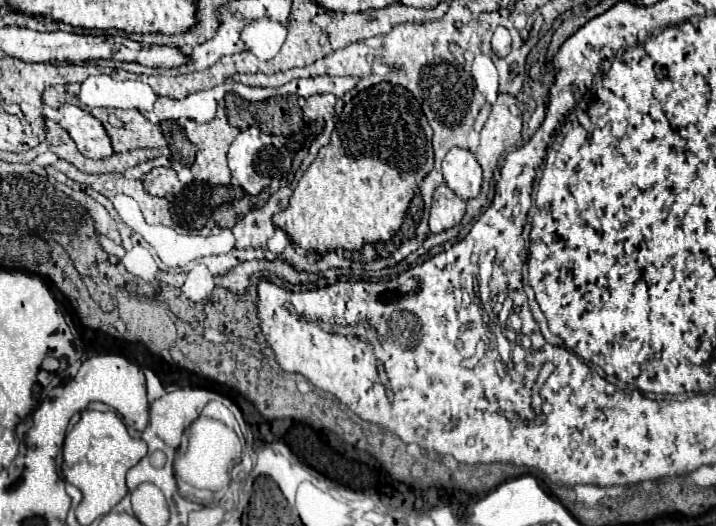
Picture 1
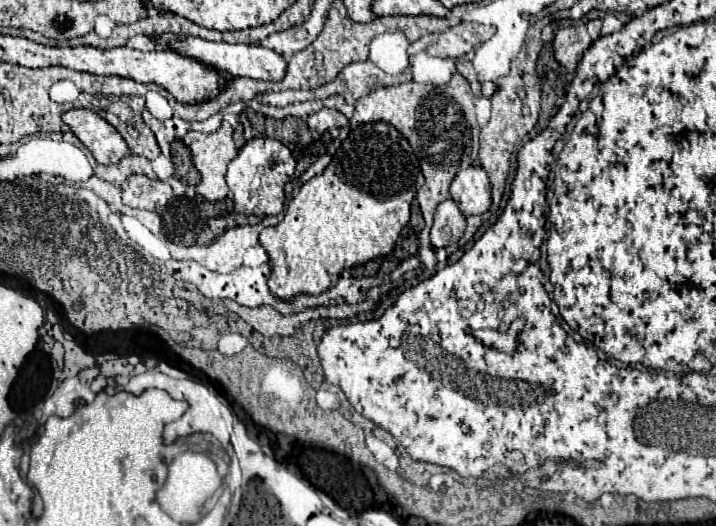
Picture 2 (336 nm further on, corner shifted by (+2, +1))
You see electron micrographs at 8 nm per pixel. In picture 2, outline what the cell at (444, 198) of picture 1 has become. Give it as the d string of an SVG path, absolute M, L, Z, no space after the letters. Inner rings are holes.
M446 199L436 209L434 225L430 231L432 245L440 249L458 243L458 239L464 235L464 229L466 229L466 217L460 213L460 209L452 199Z

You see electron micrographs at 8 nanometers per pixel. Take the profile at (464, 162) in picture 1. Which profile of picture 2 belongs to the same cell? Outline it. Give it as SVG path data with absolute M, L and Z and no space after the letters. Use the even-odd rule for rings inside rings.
M468 167L458 171L450 185L450 195L464 215L486 213L492 203L486 171L482 167Z

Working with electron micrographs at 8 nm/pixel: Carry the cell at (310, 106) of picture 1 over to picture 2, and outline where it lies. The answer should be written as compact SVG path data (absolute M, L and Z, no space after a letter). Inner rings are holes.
M320 109L318 113L312 113L306 123L308 123L308 127L312 131L324 133L324 131L328 131L332 127L346 127L348 119L336 109Z

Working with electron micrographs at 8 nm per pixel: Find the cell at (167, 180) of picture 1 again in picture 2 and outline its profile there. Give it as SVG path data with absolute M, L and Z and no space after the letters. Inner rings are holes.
M130 175L122 183L122 201L128 207L156 211L164 207L172 197L170 185L160 179L148 179L146 175Z

